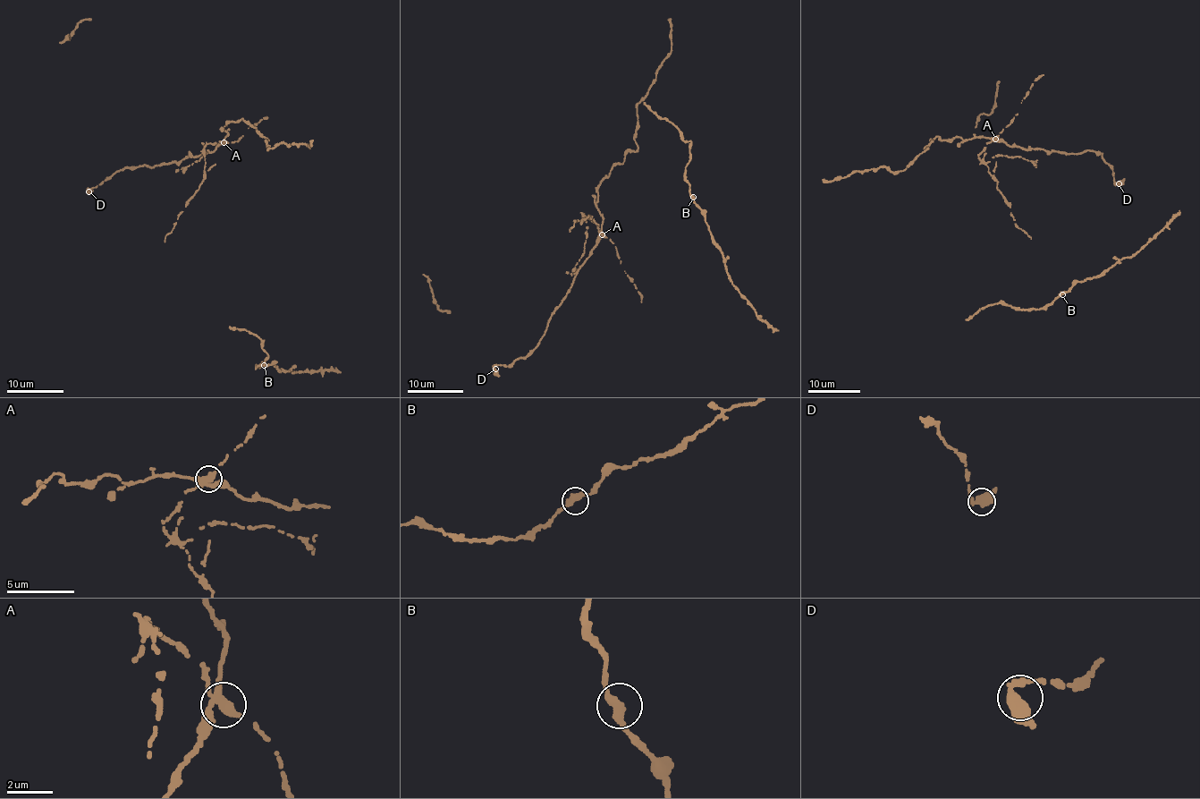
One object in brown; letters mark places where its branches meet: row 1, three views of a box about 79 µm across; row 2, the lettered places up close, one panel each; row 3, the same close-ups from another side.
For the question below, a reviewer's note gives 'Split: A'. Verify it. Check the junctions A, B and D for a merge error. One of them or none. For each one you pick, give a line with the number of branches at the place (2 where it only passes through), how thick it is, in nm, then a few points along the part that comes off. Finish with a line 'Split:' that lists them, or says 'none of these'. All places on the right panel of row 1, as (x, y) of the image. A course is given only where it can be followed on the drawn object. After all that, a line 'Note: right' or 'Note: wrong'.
A: branches 3; calibre 380 nm; course (995, 138), (986, 143), (979, 157), (988, 167), (1015, 224), (1031, 238)
Split: A
Note: right

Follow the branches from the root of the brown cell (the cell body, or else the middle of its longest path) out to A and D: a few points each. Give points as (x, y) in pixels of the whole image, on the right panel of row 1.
A: (992, 175), (979, 156), (986, 143), (995, 138)
D: (992, 175), (979, 156), (993, 140), (1026, 150), (1100, 153), (1119, 183)

